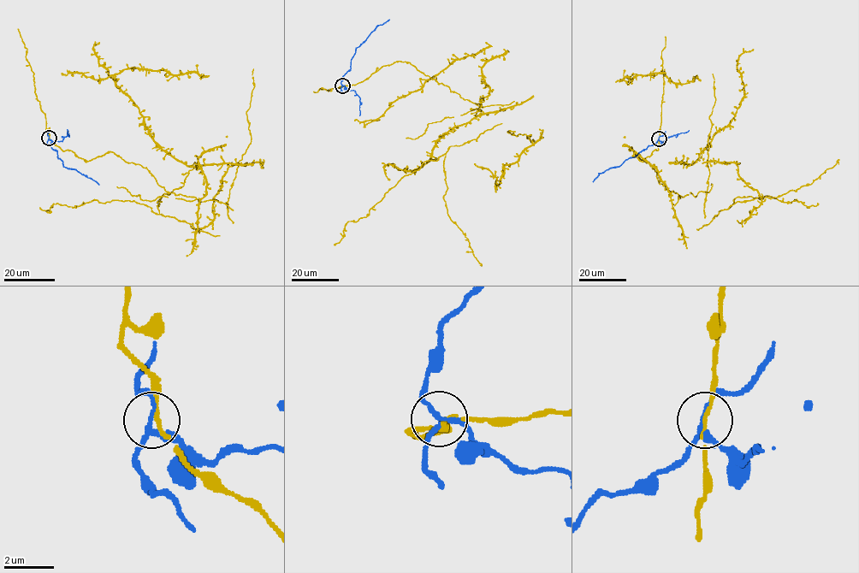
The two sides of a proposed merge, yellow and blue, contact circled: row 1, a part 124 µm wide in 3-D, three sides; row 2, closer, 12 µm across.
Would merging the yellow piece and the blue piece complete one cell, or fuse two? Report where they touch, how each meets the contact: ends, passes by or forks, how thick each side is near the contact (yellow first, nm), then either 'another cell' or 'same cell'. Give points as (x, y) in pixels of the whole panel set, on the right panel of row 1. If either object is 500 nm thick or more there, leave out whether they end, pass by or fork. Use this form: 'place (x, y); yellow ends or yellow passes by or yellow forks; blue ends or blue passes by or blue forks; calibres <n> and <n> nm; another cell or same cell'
place (659, 138); yellow passes by; blue forks; calibres 140 and 140 nm; another cell

